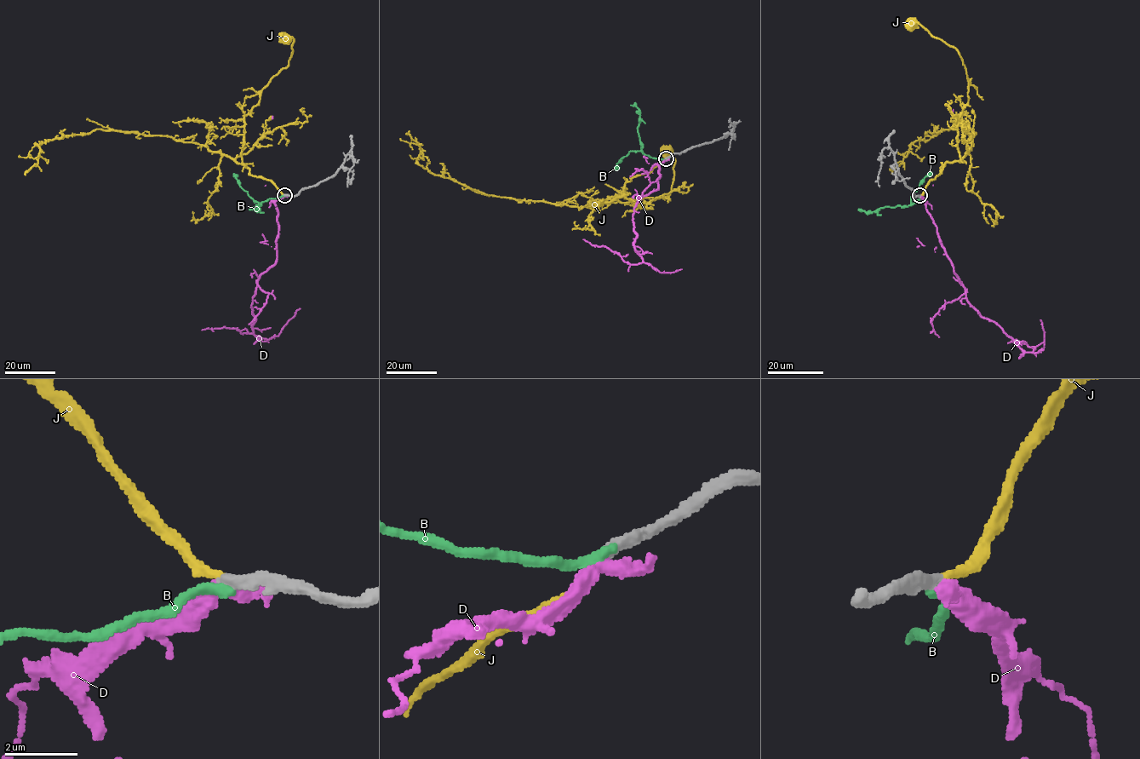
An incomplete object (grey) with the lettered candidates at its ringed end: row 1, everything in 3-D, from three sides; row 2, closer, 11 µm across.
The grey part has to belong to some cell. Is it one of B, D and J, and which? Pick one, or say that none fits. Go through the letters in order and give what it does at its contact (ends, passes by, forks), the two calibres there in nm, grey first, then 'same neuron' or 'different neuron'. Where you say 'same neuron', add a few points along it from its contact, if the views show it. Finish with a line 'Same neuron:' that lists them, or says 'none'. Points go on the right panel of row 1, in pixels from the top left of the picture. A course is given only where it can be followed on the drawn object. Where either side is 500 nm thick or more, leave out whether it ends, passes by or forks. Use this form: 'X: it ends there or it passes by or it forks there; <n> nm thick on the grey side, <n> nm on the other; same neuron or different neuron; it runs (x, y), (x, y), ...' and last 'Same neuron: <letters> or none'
B: it ends there; 380 nm thick on the grey side, 280 nm on the other; different neuron
D: it passes by; 340 nm thick on the grey side, 400 nm on the other; different neuron
J: it ends there; 340 nm thick on the grey side, 240 nm on the other; same neuron; it runs (920, 196), (944, 164), (960, 160), (959, 120), (968, 102), (968, 78), (954, 48), (917, 22), (911, 24)
Same neuron: J

